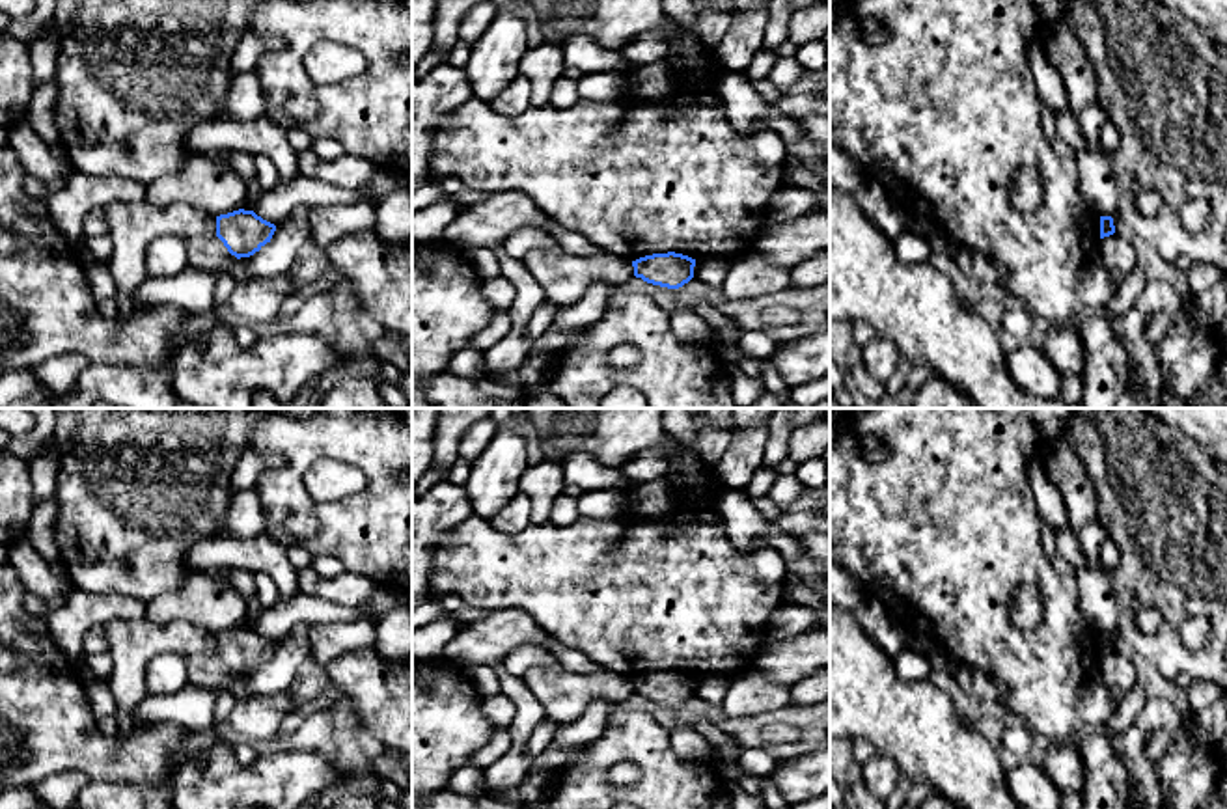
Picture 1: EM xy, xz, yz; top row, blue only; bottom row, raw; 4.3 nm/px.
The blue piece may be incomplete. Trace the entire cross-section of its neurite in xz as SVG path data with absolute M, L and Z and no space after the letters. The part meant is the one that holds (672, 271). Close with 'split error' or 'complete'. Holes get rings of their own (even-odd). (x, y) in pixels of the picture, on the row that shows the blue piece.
M668 252L632 261L634 276L647 283L679 289L694 278L696 259Z | complete

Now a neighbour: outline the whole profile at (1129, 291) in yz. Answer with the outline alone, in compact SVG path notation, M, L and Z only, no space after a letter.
M1143 265L1137 267L1126 276L1123 285L1117 289L1113 298L1106 306L1106 315L1124 315L1136 298L1139 296L1141 289L1145 287L1145 272Z

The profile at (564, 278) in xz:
M535 248L522 257L522 265L541 285L546 300L558 308L578 302L595 281L606 285L630 283L634 280L632 261L610 252L595 255L571 255Z

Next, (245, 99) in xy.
M254 71L233 76L222 121L250 121L265 106L259 76Z

